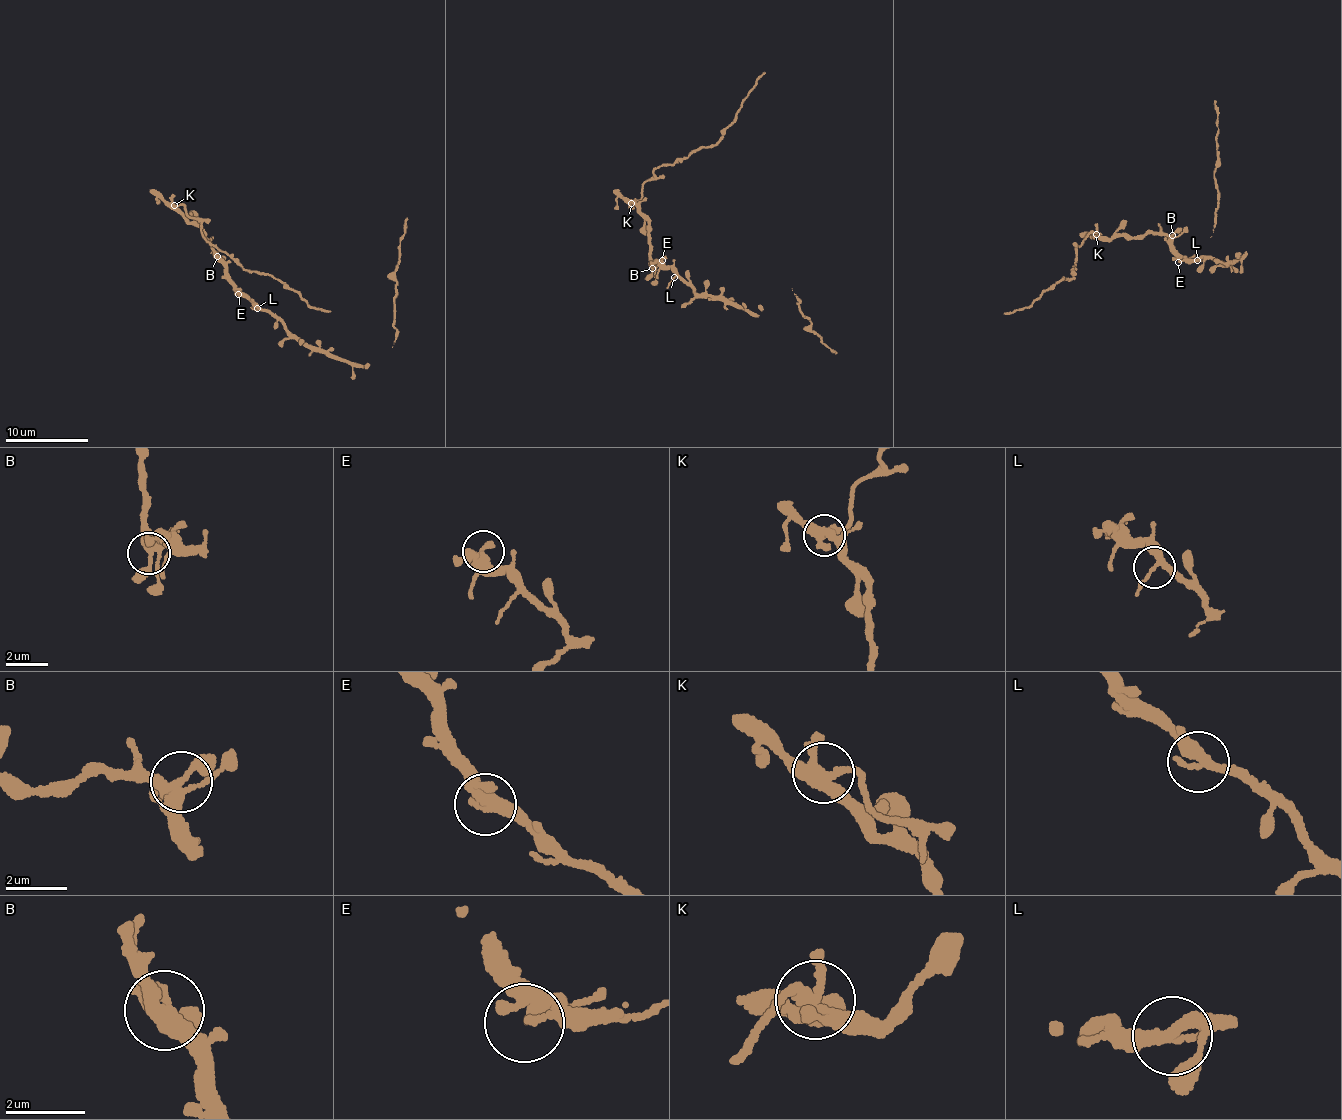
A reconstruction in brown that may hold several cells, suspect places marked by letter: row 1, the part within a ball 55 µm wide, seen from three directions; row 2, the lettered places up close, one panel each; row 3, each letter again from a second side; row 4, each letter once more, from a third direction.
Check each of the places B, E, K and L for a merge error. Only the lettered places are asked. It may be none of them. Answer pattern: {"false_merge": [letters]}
{"false_merge": ["K"]}

